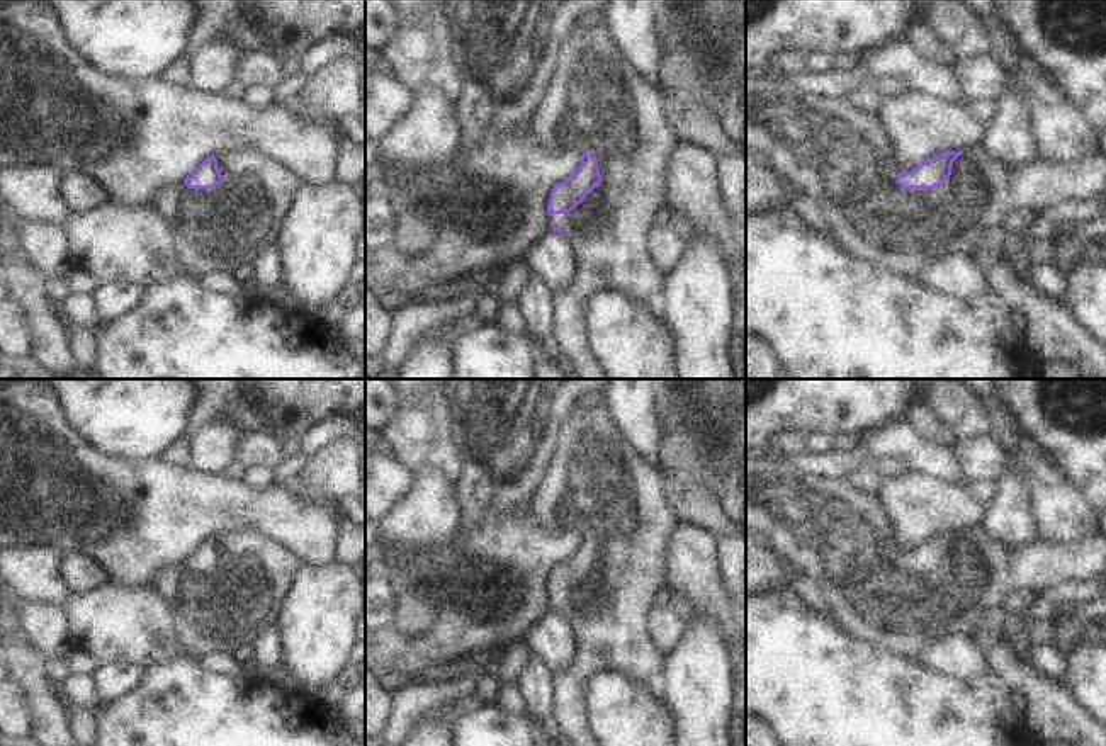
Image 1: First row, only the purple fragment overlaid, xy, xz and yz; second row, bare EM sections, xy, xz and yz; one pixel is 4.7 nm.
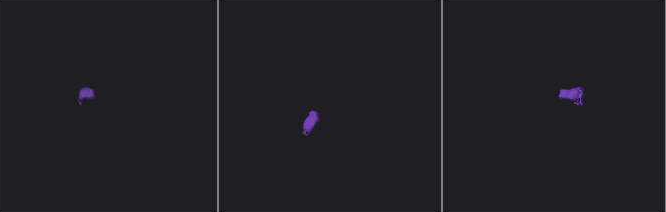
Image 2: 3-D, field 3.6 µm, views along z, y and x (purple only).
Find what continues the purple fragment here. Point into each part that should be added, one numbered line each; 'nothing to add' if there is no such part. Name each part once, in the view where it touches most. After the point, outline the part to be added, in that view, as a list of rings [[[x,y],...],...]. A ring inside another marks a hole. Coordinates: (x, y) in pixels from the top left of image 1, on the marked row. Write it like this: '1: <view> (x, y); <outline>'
1: xz (600, 102); [[[607,8],[595,27],[579,27],[564,46],[557,76],[535,112],[533,133],[549,150],[571,148],[598,160],[600,185],[569,214],[550,216],[550,223],[576,245],[581,262],[574,285],[557,292],[554,340],[578,379],[608,379],[588,345],[584,311],[596,292],[620,289],[654,316],[666,318],[669,275],[652,255],[654,214],[668,204],[674,151],[685,141],[671,124],[666,92],[622,51]]]

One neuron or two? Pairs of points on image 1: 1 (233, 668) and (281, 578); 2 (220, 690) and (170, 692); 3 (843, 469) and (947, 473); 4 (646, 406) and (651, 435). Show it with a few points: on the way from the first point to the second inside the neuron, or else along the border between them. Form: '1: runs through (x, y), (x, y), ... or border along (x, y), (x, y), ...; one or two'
1: border along (230, 651), (209, 651), (201, 658); two
2: runs through (208, 692), (182, 692); one
3: runs through (868, 447), (913, 447), (921, 454); one
4: runs through (646, 413), (646, 429); one

